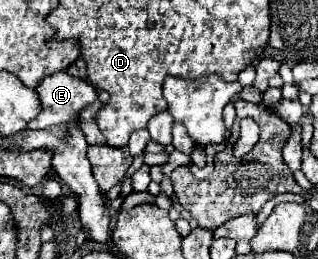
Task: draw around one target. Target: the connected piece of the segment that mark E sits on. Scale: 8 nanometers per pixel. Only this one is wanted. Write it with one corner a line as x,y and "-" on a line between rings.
59,71
47,79
41,79
35,91
41,99
41,113
29,123
29,129
47,129
77,121
79,111
97,99
93,85
69,75
67,71

